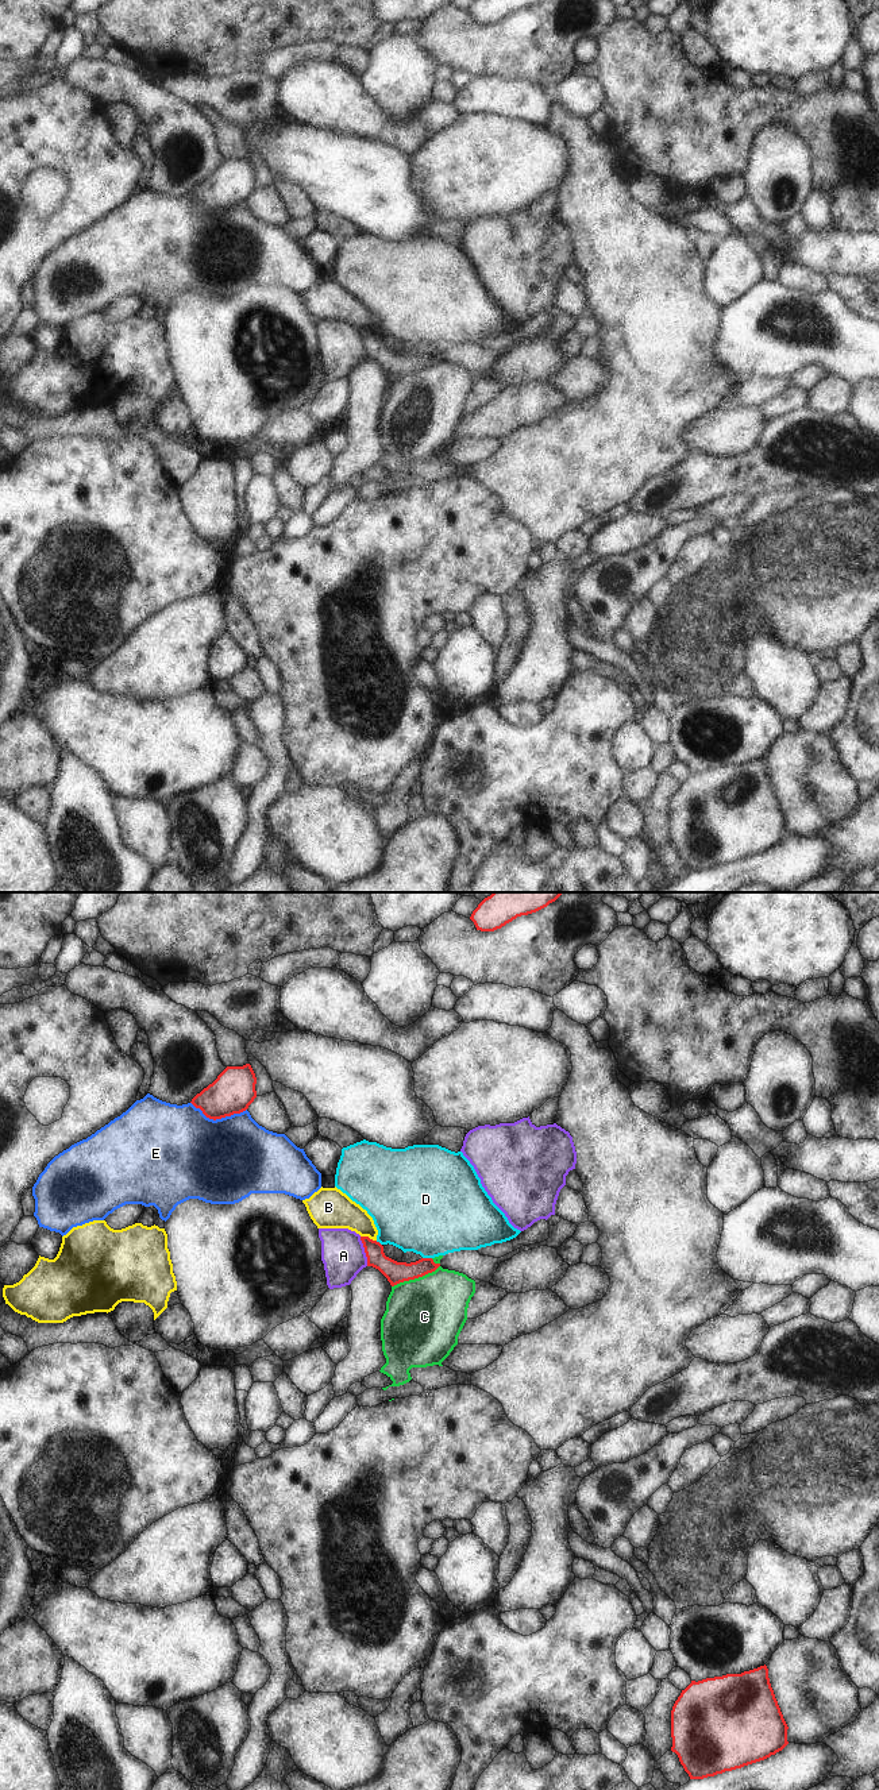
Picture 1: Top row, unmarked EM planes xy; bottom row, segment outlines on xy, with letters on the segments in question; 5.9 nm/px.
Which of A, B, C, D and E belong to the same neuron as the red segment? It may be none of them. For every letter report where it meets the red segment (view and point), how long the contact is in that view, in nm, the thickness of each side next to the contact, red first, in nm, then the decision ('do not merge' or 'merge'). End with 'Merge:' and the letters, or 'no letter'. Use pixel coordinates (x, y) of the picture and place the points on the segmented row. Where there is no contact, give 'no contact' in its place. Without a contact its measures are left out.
A: xy (365, 1252) | 180 nm | 130/260 nm | do not merge
B: xy (367, 1237) | 100 nm | 120/220 nm | do not merge
C: xy (416, 1277) | 320 nm | 130/460 nm | do not merge
D: xy (427, 1258) | 60 nm | 130/480 nm | do not merge
E: xy (219, 1118) | 340 nm | 260/480 nm | do not merge
Merge: no letter

